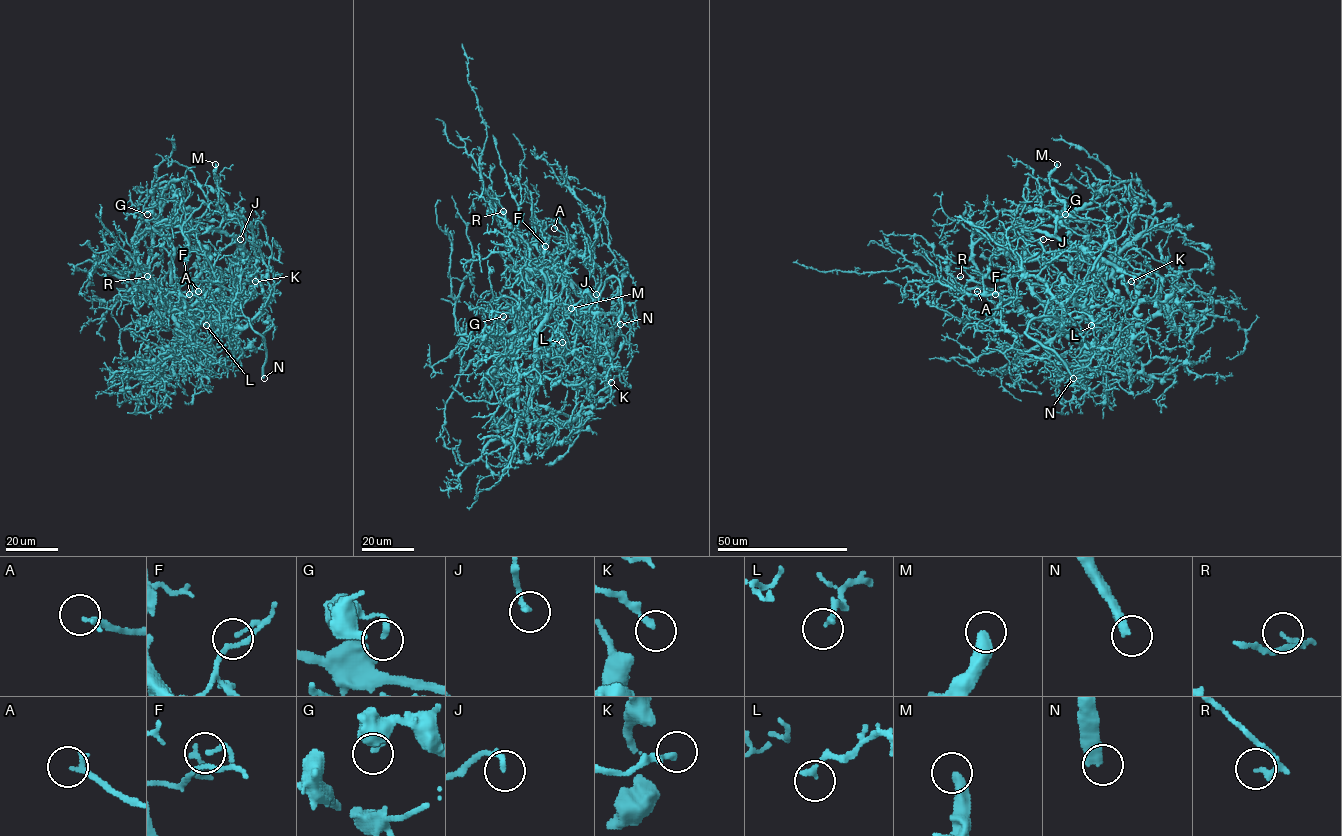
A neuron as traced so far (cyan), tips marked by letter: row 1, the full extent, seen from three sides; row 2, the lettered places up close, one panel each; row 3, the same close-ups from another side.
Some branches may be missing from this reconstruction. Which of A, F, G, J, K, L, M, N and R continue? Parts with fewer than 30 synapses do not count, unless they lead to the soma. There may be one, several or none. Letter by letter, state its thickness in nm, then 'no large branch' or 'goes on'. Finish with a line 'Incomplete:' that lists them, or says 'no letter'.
A: 240 nm thick; goes on
F: 160 nm thick; no large branch
G: 240 nm thick; no large branch
J: 200 nm thick; no large branch
K: 200 nm thick; no large branch
L: 200 nm thick; no large branch
M: 440 nm thick; no large branch
N: 420 nm thick; goes on
R: 140 nm thick; no large branch
Incomplete: A, N

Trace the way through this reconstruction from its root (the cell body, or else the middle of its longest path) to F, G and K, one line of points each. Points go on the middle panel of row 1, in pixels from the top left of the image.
F: (545, 303), (550, 294), (549, 278), (539, 253), (545, 246)
G: (545, 303), (528, 274), (524, 278), (511, 265), (522, 272), (526, 305), (514, 320), (506, 312), (503, 316)
K: (545, 303), (565, 303), (582, 334), (599, 325), (610, 331), (612, 350), (602, 334), (593, 374), (611, 382)

